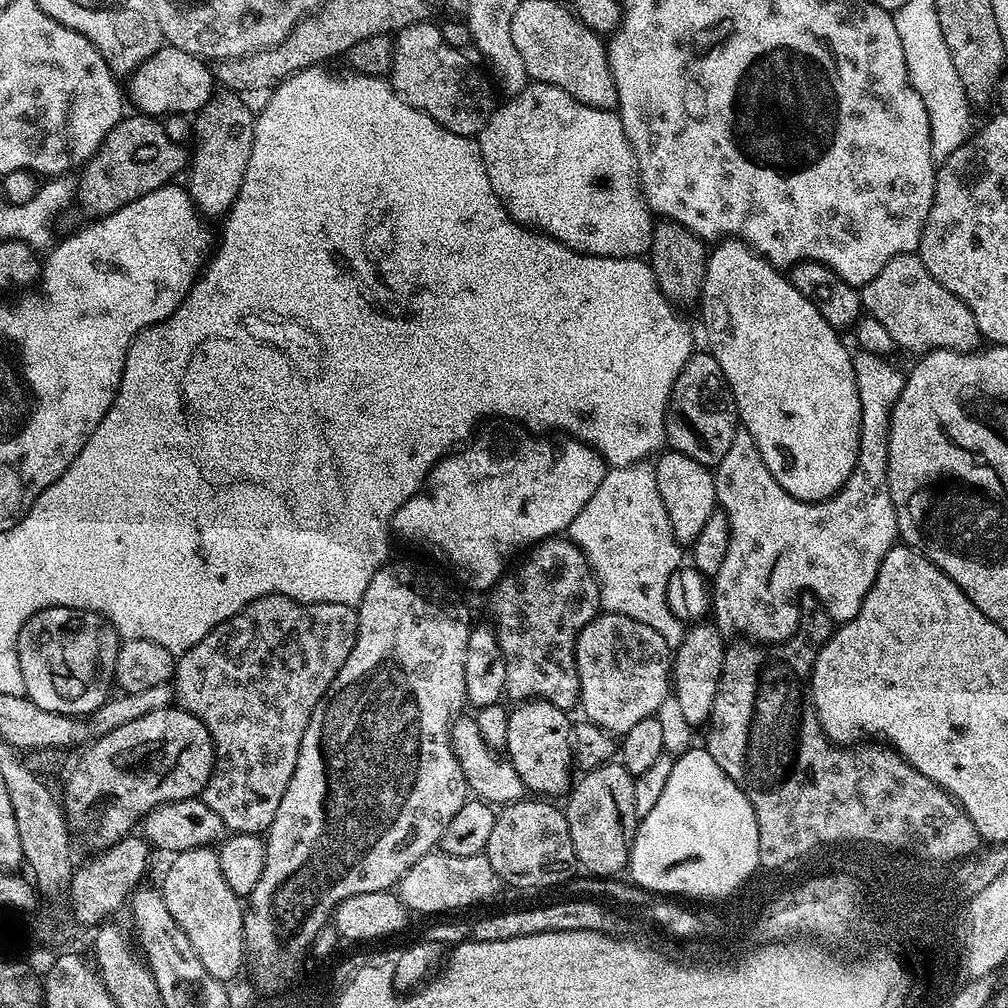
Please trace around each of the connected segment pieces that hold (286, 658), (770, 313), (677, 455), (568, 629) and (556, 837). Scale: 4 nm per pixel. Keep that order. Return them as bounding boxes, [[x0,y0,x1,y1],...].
[[174,596,359,834],[698,238,862,502],[654,450,717,546],[490,538,601,710],[486,798,577,888]]

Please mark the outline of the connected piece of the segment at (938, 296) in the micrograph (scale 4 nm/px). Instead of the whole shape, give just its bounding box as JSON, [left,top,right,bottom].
[860,252,982,354]

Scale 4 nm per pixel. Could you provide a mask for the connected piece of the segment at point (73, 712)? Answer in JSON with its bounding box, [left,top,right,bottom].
[18,608,122,718]

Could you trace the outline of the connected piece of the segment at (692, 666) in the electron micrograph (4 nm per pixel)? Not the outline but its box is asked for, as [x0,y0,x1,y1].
[670,622,725,726]

